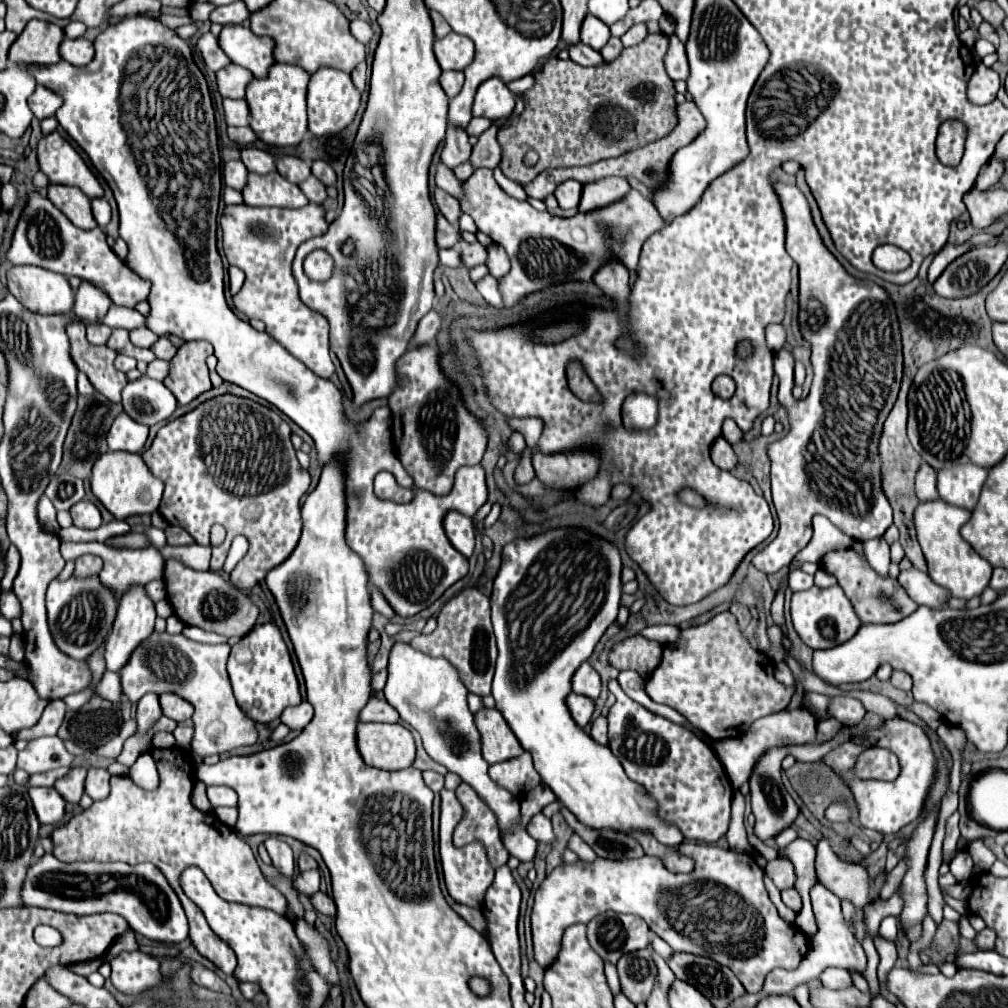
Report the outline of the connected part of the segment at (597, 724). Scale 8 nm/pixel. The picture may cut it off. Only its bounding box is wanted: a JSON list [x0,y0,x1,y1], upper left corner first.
[589,716,607,746]

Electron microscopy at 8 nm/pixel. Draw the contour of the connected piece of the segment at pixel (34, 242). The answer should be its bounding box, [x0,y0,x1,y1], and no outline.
[7,192,151,306]

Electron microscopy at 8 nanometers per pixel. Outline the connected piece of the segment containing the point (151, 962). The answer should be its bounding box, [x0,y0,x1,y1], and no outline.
[111,952,163,996]

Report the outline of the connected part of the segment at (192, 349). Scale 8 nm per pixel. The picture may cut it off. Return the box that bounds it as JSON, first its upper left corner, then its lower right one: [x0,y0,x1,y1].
[163,342,213,406]

